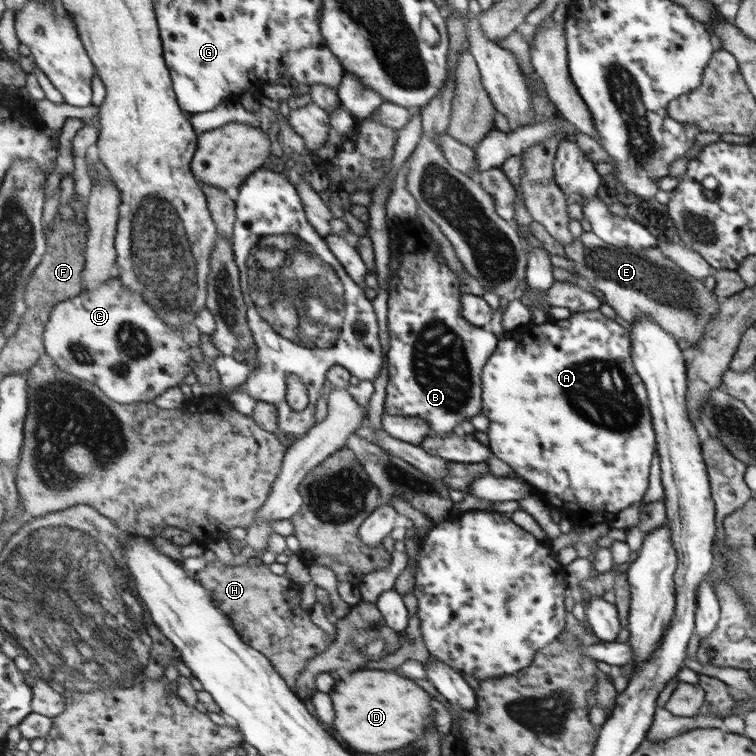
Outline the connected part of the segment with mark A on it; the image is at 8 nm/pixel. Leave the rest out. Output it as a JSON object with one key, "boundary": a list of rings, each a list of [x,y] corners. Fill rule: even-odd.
{"boundary":[[[598,309],[591,311],[572,312],[569,318],[554,321],[554,342],[548,336],[534,331],[533,334],[511,332],[498,342],[498,352],[494,351],[494,360],[486,365],[486,406],[482,408],[484,414],[490,418],[488,426],[489,448],[500,460],[509,464],[514,472],[522,476],[532,488],[541,490],[546,494],[546,500],[551,508],[556,508],[565,513],[569,520],[578,525],[593,525],[598,522],[612,522],[614,514],[640,502],[648,490],[648,474],[650,462],[654,458],[654,427],[650,414],[647,390],[639,377],[631,357],[631,341],[629,329],[616,321],[607,318]]]}

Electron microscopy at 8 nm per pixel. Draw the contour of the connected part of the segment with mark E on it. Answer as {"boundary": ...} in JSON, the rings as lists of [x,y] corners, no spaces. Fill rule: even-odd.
{"boundary":[[[584,231],[572,243],[564,245],[564,256],[554,254],[550,256],[550,260],[556,268],[574,270],[587,288],[596,288],[596,290],[603,292],[603,302],[611,306],[615,313],[624,320],[634,323],[640,315],[650,315],[677,342],[680,339],[685,339],[692,346],[701,340],[704,331],[706,331],[706,323],[716,315],[718,305],[720,305],[721,298],[716,296],[714,290],[705,286],[704,280],[696,280],[694,276],[684,272],[678,264],[674,264],[674,261],[670,260],[668,256],[664,256],[658,246],[652,246],[646,250],[631,251],[608,244],[594,233]]]}

